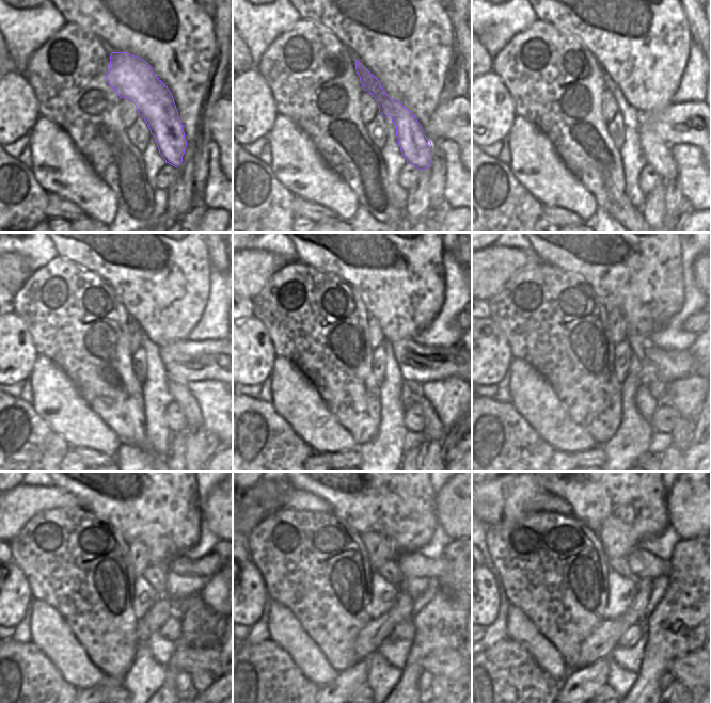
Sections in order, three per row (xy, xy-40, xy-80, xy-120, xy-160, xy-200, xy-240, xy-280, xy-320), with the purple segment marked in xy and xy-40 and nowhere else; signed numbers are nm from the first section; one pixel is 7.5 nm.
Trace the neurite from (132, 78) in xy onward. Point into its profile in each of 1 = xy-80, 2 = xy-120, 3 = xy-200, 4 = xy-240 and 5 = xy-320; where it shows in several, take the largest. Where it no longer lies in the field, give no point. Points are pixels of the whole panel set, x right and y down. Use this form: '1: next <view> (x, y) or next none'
1: next xy-80 (657, 153)
2: next xy-120 (180, 395)
3: next xy-200 (681, 434)
4: next xy-240 (202, 680)
5: next xy-320 (676, 688)

